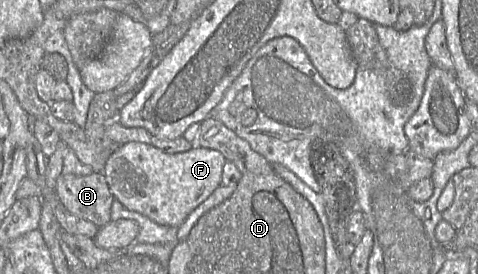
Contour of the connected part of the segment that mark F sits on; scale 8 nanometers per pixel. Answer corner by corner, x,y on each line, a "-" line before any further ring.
129,142
117,145
106,161
103,174
110,192
126,209
143,214
160,225
179,227
198,205
221,186
226,161
219,151
196,144
186,152
168,154
150,143

